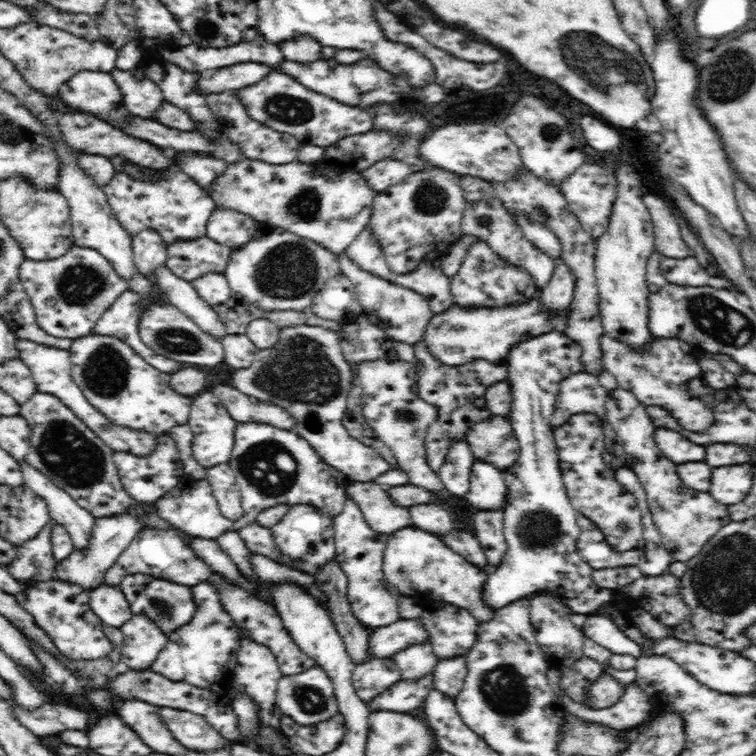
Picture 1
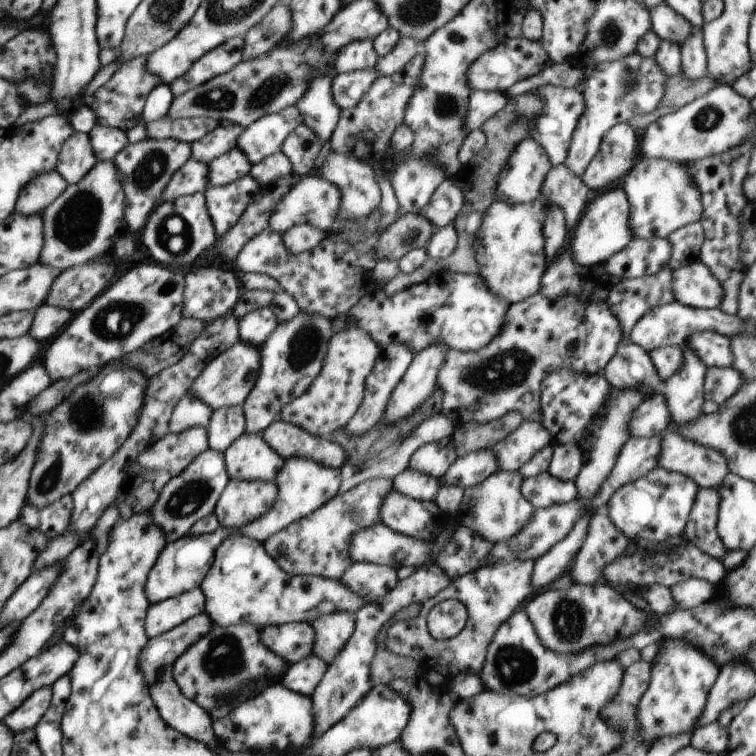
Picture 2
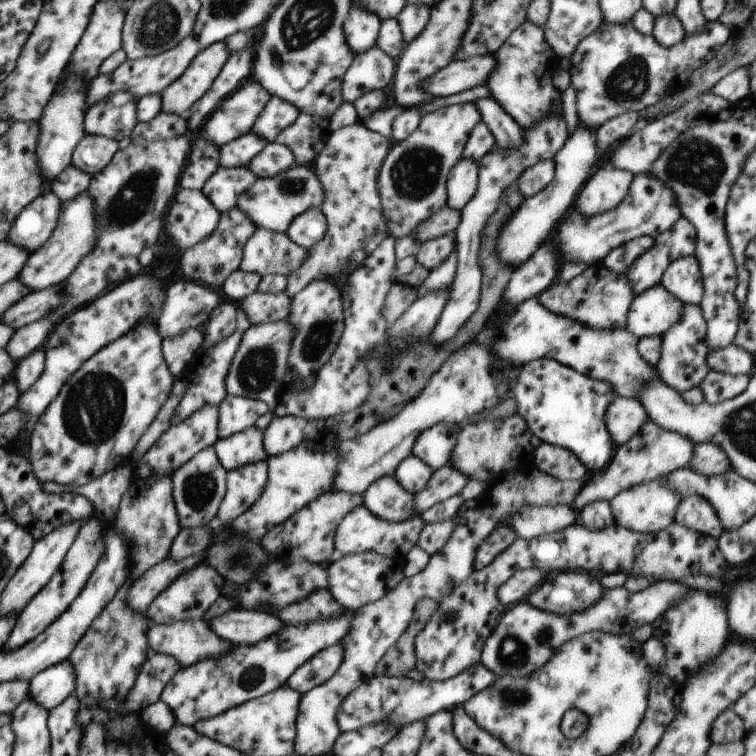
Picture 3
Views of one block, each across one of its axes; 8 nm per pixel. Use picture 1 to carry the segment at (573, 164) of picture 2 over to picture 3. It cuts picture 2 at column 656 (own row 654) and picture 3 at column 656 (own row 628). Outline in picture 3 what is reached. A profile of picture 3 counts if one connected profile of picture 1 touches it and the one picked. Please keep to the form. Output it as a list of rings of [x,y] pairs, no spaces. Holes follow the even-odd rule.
[[[707,21],[702,30],[684,36],[670,48],[658,44],[653,34],[642,34],[632,22],[604,24],[612,40],[601,43],[596,34],[584,38],[570,58],[572,86],[576,90],[576,110],[579,122],[588,130],[600,129],[610,118],[624,112],[641,114],[644,110],[676,96],[689,83],[690,76],[716,57],[719,49],[733,34],[722,22]]]

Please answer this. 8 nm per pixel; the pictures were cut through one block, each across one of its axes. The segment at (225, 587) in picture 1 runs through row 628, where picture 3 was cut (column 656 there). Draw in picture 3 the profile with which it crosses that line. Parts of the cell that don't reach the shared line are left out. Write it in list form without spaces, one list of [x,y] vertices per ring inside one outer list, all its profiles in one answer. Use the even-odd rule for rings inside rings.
[[[681,217],[673,228],[658,234],[654,246],[638,257],[626,273],[632,292],[642,294],[661,284],[664,272],[674,260],[694,255],[696,242],[696,228],[685,217]]]

